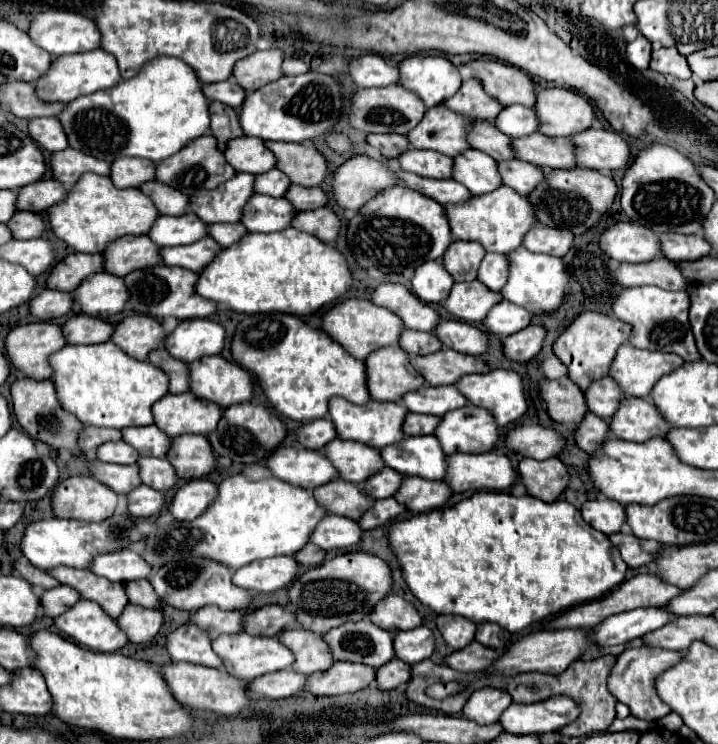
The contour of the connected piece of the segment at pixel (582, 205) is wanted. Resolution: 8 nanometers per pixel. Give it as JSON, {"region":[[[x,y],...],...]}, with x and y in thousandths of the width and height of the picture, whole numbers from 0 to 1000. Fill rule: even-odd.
{"region":[[[758,227],[758,233],[763,233],[763,249],[752,249],[733,265],[747,286],[747,297],[772,308],[791,308],[799,316],[825,305],[850,281],[861,257],[852,238],[827,227]]]}

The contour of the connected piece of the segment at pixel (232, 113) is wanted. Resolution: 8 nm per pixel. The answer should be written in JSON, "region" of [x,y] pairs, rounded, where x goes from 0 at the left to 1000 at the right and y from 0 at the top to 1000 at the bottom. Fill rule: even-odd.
{"region":[[[301,136],[301,138],[290,141],[290,149],[292,149],[292,179],[295,179],[295,184],[301,184],[306,203],[312,203],[312,192],[318,187],[340,181],[334,173],[334,165],[331,165],[329,147]]]}

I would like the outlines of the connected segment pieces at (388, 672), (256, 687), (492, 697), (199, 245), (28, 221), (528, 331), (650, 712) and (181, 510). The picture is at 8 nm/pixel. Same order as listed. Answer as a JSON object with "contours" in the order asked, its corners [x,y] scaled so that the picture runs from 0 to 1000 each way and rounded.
{"contours":[[[[549,883],[540,894],[524,899],[524,915],[529,926],[552,926],[554,921],[571,915],[571,894]]],[[[396,899],[384,905],[370,905],[368,910],[354,910],[351,915],[345,915],[345,929],[373,940],[393,940],[421,929],[423,918],[426,907],[418,907],[407,899]]],[[[674,923],[657,931],[652,945],[643,953],[643,964],[652,964],[655,969],[663,969],[666,974],[691,972],[699,961],[699,956],[713,945],[708,931],[699,931],[685,923]]],[[[281,319],[279,324],[273,324],[267,329],[226,332],[223,335],[223,348],[234,359],[253,359],[253,362],[276,367],[298,348],[298,343],[306,335],[309,332],[301,324],[295,324],[295,319]]],[[[22,284],[22,289],[17,289],[17,297],[11,297],[8,305],[17,310],[17,319],[22,321],[47,321],[58,319],[61,313],[58,294],[42,284]]],[[[735,437],[724,442],[721,448],[702,453],[699,456],[702,480],[708,480],[710,485],[724,485],[724,488],[738,485],[752,472],[758,450],[760,450],[760,442],[755,437]]],[[[889,870],[889,872],[872,872],[858,883],[858,894],[852,897],[852,905],[847,907],[847,929],[869,948],[877,950],[877,961],[886,966],[900,969],[916,969],[928,958],[933,958],[933,950],[919,942],[911,926],[914,910],[942,894],[950,886],[947,875],[928,875],[928,872],[911,872],[911,870]]],[[[270,644],[245,660],[245,665],[234,679],[234,687],[248,700],[267,700],[270,695],[281,692],[284,684],[298,671],[301,671],[301,652],[290,644]]]]}

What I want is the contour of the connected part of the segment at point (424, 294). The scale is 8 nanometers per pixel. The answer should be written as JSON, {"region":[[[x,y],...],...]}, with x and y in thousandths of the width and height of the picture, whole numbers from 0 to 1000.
{"region":[[[593,351],[579,359],[574,372],[574,391],[591,407],[610,407],[624,399],[632,375],[621,367],[621,362],[610,351]]]}

